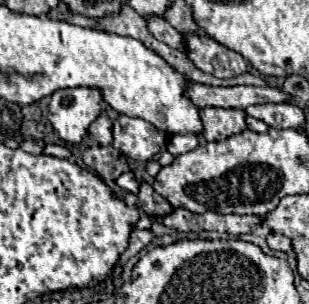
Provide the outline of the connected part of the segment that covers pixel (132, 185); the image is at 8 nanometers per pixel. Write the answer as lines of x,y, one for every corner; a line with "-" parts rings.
132,171
120,175
120,177
116,179
116,183
118,183
118,187
120,187
122,191
130,191
130,193
134,193
134,195
138,193
138,181
136,181
136,177
134,177

